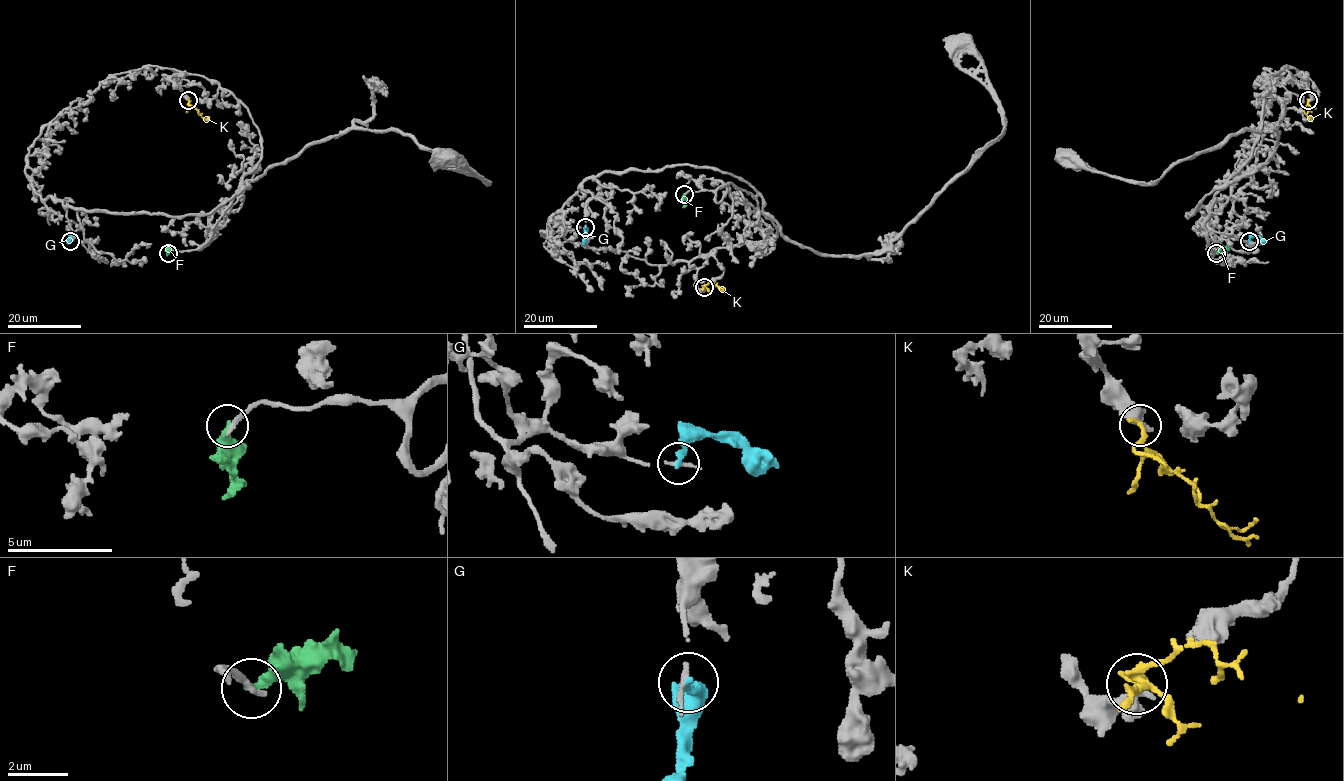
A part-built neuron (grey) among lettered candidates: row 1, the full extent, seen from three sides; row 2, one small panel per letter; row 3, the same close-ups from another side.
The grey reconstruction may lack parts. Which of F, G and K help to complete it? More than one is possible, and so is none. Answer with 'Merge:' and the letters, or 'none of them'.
Merge: none of them

